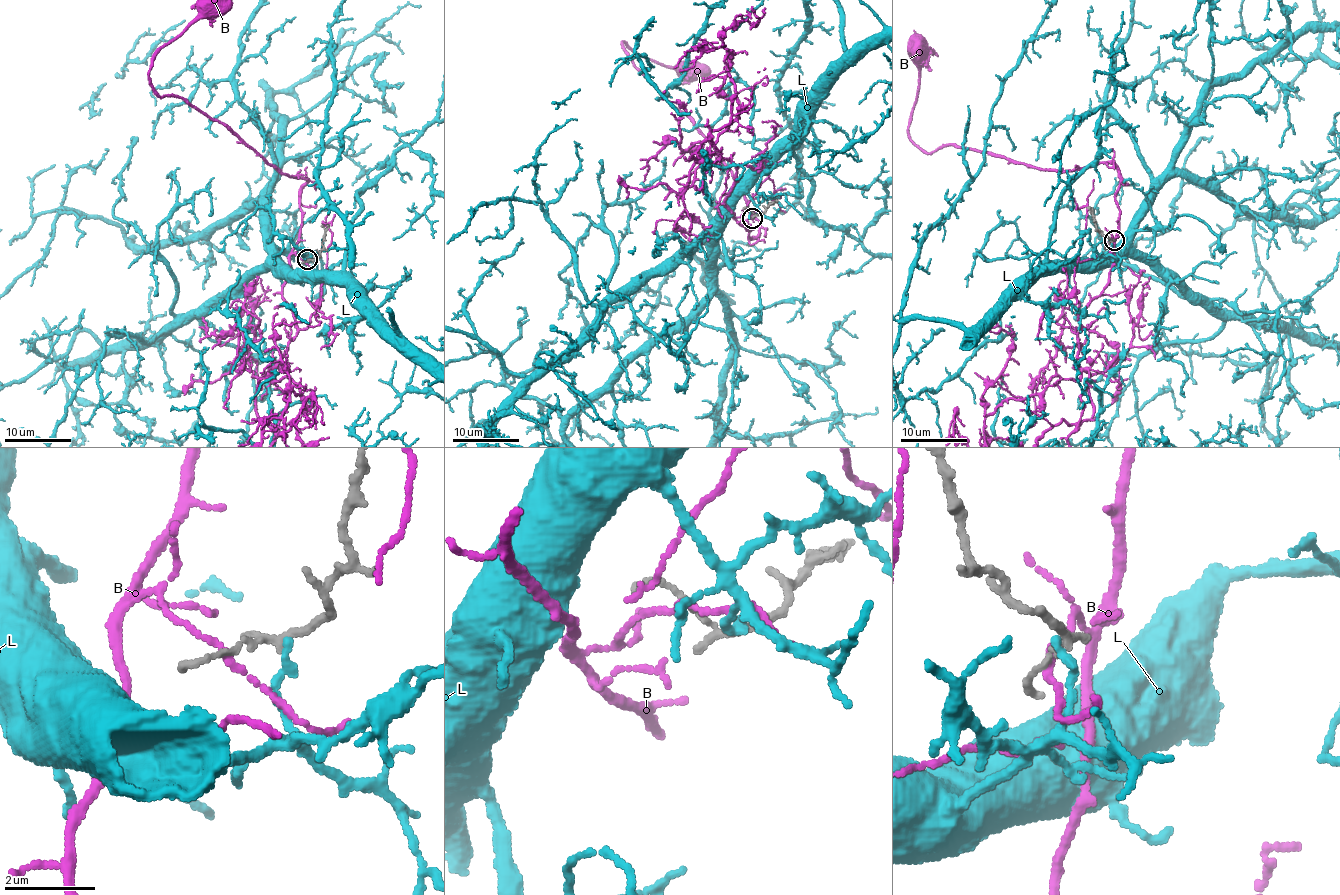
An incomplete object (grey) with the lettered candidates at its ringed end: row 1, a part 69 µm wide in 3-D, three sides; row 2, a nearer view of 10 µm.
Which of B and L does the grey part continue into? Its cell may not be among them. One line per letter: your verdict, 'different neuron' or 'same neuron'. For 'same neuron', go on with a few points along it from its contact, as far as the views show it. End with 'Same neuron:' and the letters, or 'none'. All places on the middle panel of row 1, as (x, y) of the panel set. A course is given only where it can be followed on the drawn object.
B: different neuron
L: different neuron
Same neuron: none

